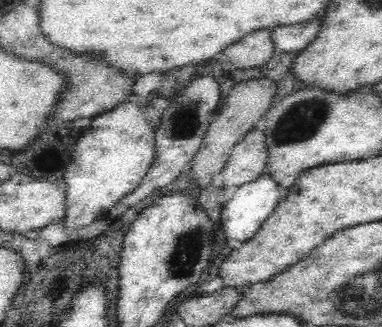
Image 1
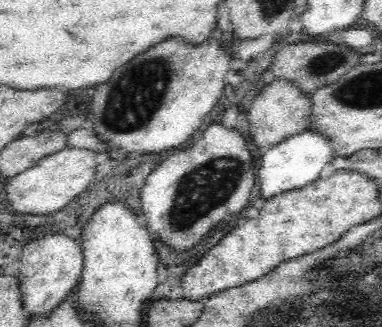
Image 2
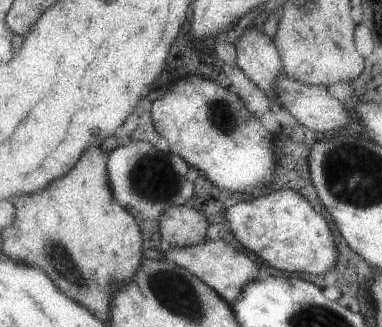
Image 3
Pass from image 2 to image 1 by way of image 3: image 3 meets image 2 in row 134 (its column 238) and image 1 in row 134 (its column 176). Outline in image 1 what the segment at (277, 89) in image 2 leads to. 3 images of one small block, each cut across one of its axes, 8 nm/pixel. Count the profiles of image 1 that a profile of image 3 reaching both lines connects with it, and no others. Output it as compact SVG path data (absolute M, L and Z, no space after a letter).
M250 130L250 134L232 148L232 154L222 170L222 190L226 188L242 188L244 184L252 184L264 176L266 164L266 148L264 134L258 130Z

